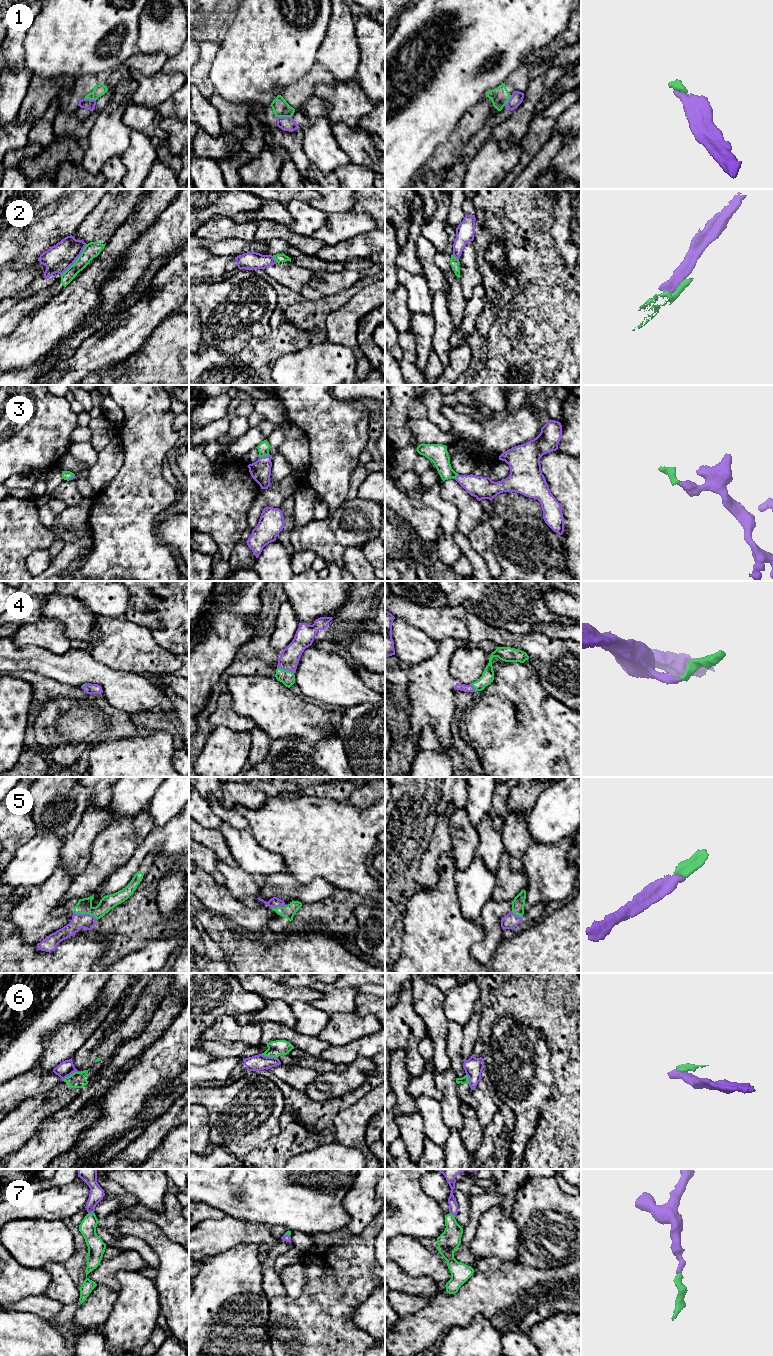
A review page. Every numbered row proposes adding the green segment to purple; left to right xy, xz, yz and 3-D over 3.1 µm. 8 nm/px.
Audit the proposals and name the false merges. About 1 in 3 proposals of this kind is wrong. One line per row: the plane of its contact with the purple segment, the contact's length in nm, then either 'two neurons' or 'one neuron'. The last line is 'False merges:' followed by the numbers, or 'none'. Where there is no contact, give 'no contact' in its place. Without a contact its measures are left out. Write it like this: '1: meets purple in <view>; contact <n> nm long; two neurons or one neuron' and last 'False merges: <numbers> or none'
1: meets purple in xz; contact 130 nm long; two neurons
2: meets purple in xy; contact 320 nm long; two neurons
3: meets purple in xz; contact 90 nm long; one neuron
4: meets purple in xz; contact 150 nm long; one neuron
5: meets purple in xy; contact 220 nm long; one neuron
6: meets purple in xy; contact 190 nm long; two neurons
7: meets purple in xy; contact 50 nm long; one neuron
False merges: 1, 2, 6

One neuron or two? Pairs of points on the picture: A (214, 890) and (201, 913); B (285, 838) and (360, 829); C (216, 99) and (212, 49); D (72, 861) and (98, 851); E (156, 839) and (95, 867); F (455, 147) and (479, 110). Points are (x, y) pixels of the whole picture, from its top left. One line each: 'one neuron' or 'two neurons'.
A: two neurons
B: one neuron
C: two neurons
D: two neurons
E: two neurons
F: one neuron

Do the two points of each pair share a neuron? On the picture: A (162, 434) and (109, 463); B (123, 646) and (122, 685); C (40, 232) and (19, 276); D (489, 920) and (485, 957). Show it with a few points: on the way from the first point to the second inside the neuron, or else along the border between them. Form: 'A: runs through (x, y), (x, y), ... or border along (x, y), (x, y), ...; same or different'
A: border along (119, 437), (123, 448), (123, 464), (114, 477); different
B: border along (100, 662), (115, 669), (143, 673), (145, 675); different
C: border along (37, 260), (31, 263), (10, 266); different
D: runs through (489, 929), (489, 944), (486, 948); same

